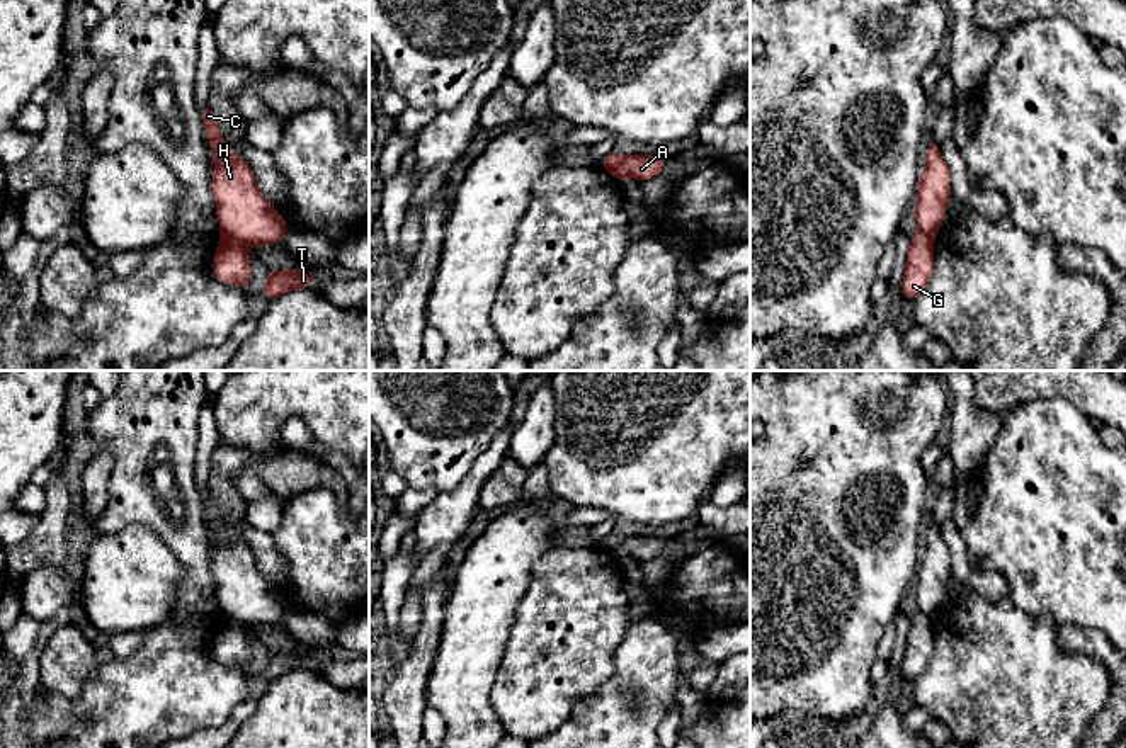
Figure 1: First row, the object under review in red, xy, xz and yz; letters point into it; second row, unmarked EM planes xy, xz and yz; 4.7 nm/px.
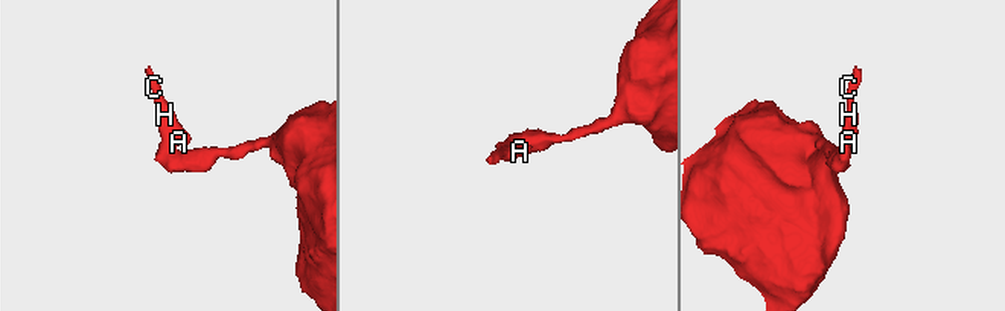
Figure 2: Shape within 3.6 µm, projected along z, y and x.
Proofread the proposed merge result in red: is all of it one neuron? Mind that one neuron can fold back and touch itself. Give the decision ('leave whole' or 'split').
split

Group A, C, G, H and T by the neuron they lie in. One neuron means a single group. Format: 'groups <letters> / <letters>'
groups A C H / G T

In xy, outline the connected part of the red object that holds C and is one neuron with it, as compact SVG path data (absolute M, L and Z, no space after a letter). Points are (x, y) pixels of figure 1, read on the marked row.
M209 107L202 112L202 122L214 158L211 192L221 235L252 248L279 245L289 224L257 189L250 165L226 146Z

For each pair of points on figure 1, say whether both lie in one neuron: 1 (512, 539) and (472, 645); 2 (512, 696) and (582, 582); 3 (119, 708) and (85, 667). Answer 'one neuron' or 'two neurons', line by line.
1: one neuron
2: one neuron
3: two neurons

